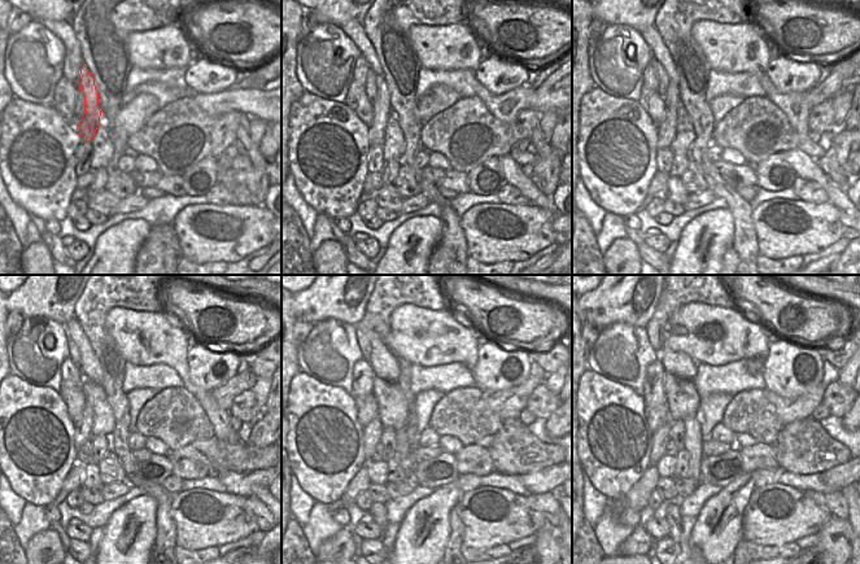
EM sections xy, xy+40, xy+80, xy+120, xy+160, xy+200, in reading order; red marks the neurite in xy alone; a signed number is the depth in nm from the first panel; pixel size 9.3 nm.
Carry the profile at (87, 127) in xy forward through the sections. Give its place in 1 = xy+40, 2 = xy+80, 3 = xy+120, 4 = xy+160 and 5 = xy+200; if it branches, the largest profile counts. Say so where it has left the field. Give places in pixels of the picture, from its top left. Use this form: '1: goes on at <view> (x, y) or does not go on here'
1: goes on at xy+40 (382, 108)
2: goes on at xy+80 (666, 135)
3: goes on at xy+120 (83, 427)
4: goes on at xy+160 (372, 432)
5: goes on at xy+200 (660, 437)

